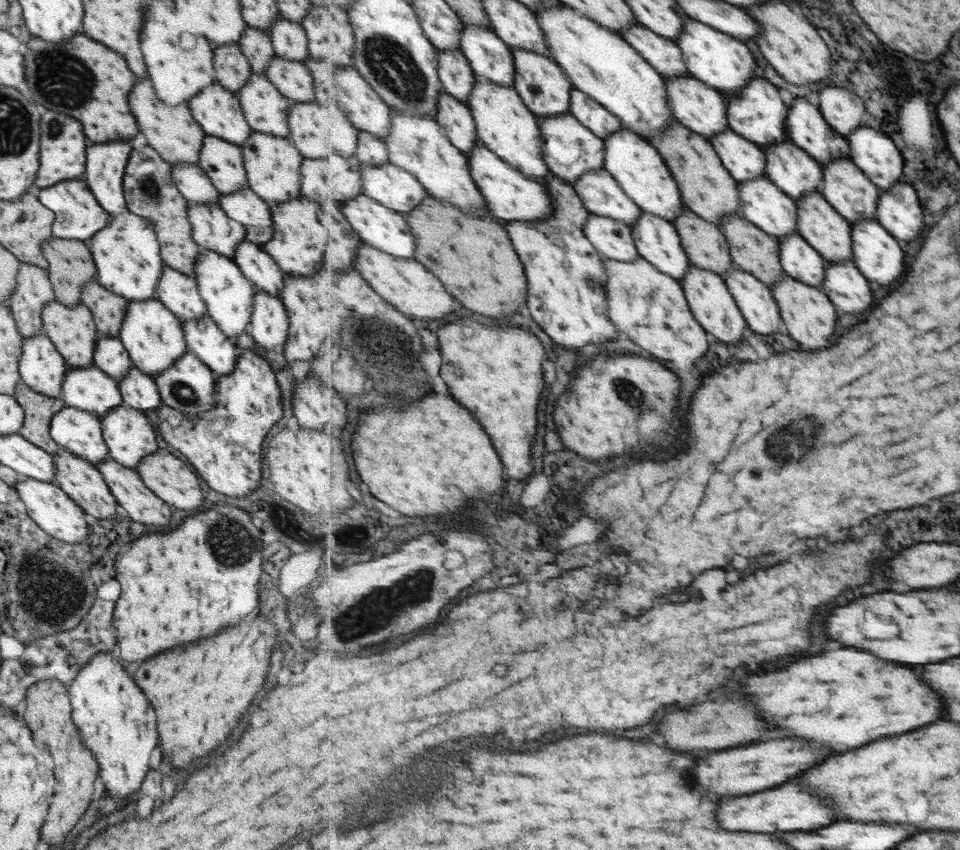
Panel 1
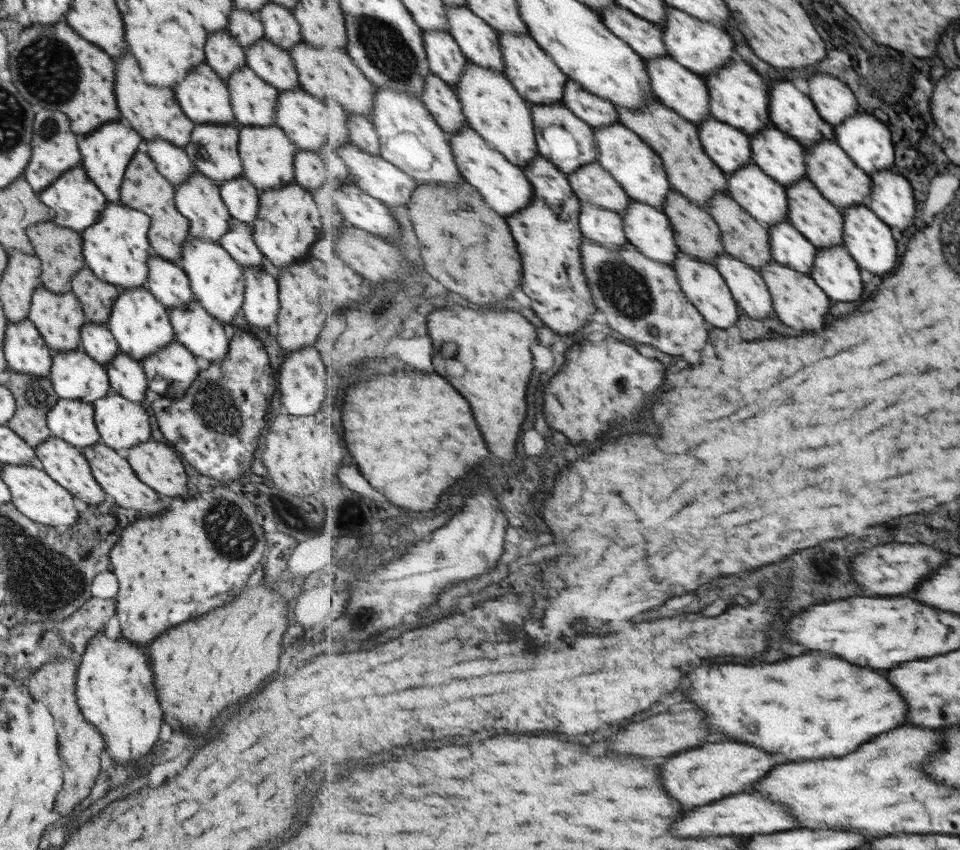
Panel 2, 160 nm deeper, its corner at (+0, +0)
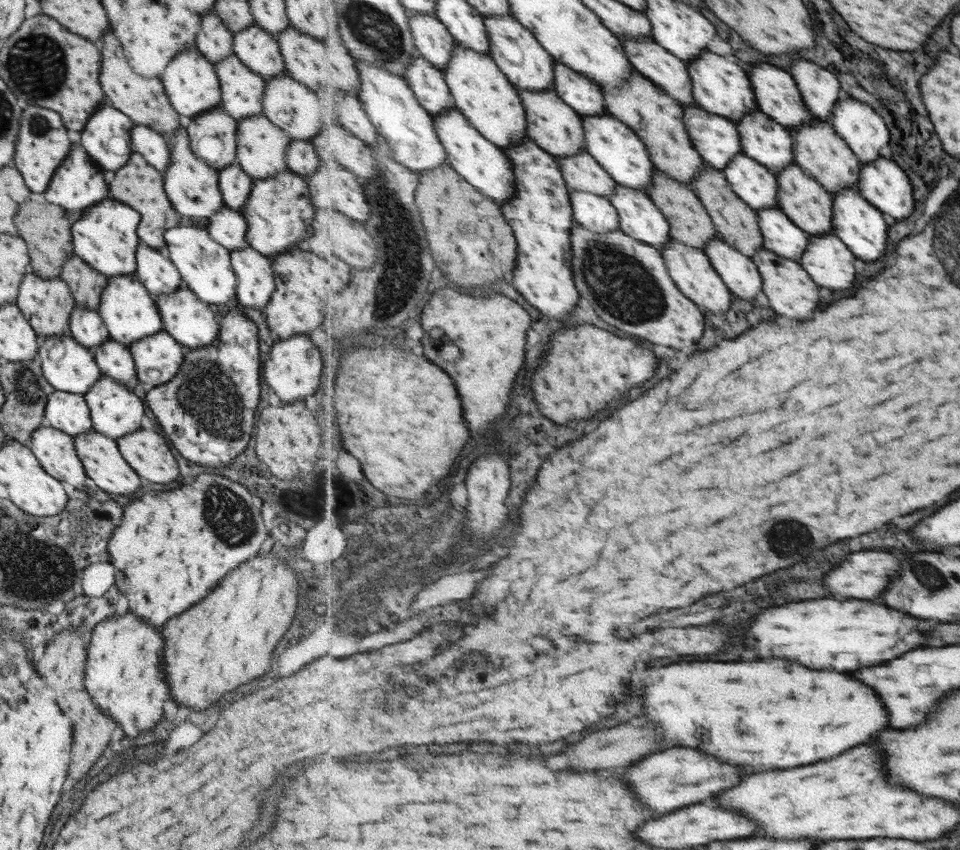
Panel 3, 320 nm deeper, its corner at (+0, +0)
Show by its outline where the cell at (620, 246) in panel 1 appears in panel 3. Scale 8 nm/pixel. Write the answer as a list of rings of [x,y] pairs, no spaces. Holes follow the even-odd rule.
[[[571,190],[575,221],[599,233],[620,228],[620,214],[610,199],[580,190]]]

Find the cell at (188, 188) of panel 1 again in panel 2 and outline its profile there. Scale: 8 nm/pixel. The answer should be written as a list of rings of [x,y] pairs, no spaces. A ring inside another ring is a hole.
[[[160,138],[152,139],[153,142],[145,141],[146,154],[154,162],[157,172],[172,185],[182,183],[195,171],[194,164],[187,158],[182,148],[159,140]]]

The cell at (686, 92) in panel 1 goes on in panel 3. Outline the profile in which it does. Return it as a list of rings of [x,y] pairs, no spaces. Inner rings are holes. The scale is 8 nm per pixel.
[[[620,38],[639,73],[664,88],[681,106],[697,105],[687,62],[660,46],[654,38]]]

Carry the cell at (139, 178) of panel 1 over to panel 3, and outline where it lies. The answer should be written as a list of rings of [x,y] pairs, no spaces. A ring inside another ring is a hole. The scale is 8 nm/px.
[[[131,153],[127,162],[120,169],[113,171],[106,178],[109,198],[122,202],[140,214],[136,235],[140,242],[157,250],[165,245],[164,230],[185,222],[170,205],[163,190],[162,172],[153,168],[141,155]]]

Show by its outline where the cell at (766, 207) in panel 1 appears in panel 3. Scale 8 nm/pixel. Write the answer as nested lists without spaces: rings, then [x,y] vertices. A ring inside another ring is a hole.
[[[740,154],[723,170],[729,184],[756,211],[780,207],[780,183],[773,171],[749,155]]]

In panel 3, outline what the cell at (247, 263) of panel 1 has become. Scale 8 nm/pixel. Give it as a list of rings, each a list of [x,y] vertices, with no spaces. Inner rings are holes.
[[[221,205],[211,217],[207,218],[207,225],[204,226],[207,234],[228,251],[245,248],[246,224],[243,216],[233,209]]]

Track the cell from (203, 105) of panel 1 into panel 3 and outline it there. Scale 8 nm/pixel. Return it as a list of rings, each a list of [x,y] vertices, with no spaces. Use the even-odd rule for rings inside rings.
[[[196,48],[183,50],[173,57],[164,69],[159,77],[161,85],[168,96],[171,108],[185,121],[220,104],[219,82],[214,72],[214,65]]]

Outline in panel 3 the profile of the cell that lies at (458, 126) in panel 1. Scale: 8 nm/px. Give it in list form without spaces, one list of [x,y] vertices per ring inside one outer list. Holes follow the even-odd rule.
[[[425,57],[412,60],[405,72],[405,80],[433,116],[456,108],[456,100],[445,81],[444,72]]]

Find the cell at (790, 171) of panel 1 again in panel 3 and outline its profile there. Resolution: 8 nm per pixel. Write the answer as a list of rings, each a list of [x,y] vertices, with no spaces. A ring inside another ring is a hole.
[[[759,110],[749,113],[748,116],[736,122],[740,131],[740,139],[744,148],[744,154],[764,164],[775,174],[795,164],[796,141],[792,137],[791,130],[785,130],[785,125],[771,120],[767,114]]]

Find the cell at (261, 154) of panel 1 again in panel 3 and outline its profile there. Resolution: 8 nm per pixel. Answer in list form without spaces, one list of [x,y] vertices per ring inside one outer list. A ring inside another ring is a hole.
[[[262,114],[236,121],[235,136],[235,162],[247,176],[250,176],[252,179],[269,178],[287,169],[284,157],[290,138],[284,130],[275,126]]]

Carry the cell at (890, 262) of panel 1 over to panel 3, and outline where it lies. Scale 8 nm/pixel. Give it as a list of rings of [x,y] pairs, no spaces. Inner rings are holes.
[[[859,188],[841,189],[841,192],[834,195],[834,217],[835,234],[839,234],[839,238],[859,258],[867,260],[867,262],[875,262],[879,260],[885,250],[887,250],[887,238],[889,238],[889,224],[891,220],[879,210],[879,207],[873,206],[868,199],[860,193]]]

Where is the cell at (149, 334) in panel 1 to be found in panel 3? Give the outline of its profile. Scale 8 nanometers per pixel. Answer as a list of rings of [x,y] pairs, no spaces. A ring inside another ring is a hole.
[[[133,275],[106,277],[107,286],[100,294],[96,311],[108,330],[108,336],[126,347],[135,341],[155,334],[162,328],[154,298]]]

